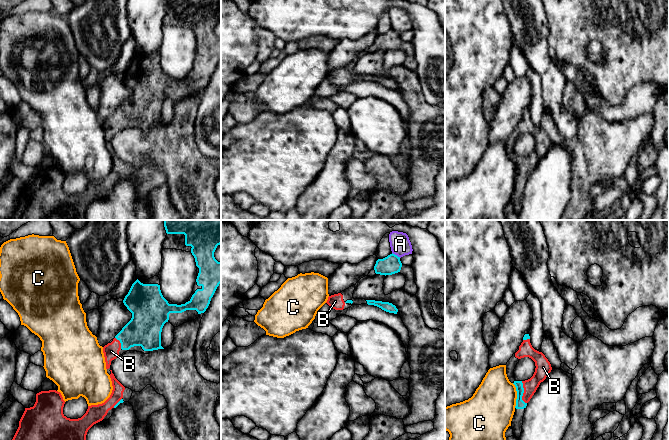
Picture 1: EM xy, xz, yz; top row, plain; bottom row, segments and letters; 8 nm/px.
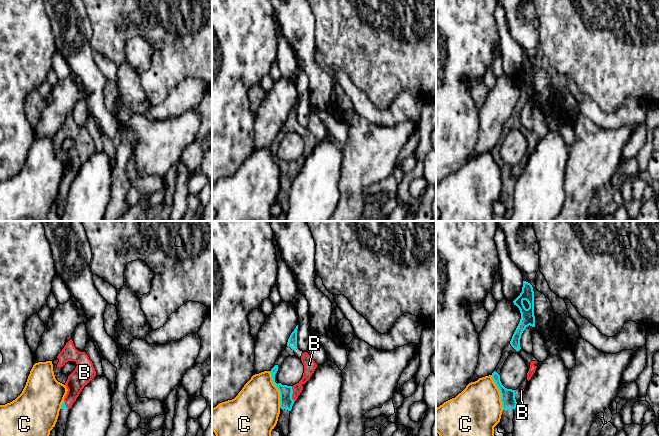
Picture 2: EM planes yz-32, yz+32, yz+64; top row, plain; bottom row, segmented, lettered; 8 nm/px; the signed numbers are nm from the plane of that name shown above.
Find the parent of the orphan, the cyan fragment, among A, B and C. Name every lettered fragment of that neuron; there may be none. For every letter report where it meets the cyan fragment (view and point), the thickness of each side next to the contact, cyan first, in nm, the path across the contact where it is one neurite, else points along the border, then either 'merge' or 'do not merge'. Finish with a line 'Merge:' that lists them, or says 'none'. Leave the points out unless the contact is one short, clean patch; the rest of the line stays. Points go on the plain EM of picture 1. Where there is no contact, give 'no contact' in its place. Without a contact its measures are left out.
A: meets cyan in xz at (396, 31); 150 nm thick on the cyan side, 160 nm on the other; do not merge
B: meets cyan in yz at (523, 168); 80 nm thick on the cyan side, 120 nm on the other; merge
C: meets cyan in yz at (517, 171); 80 nm thick on the cyan side, 380 nm on the other; border along yz (512, 159), (516, 165), (515, 183); do not merge
Merge: B

